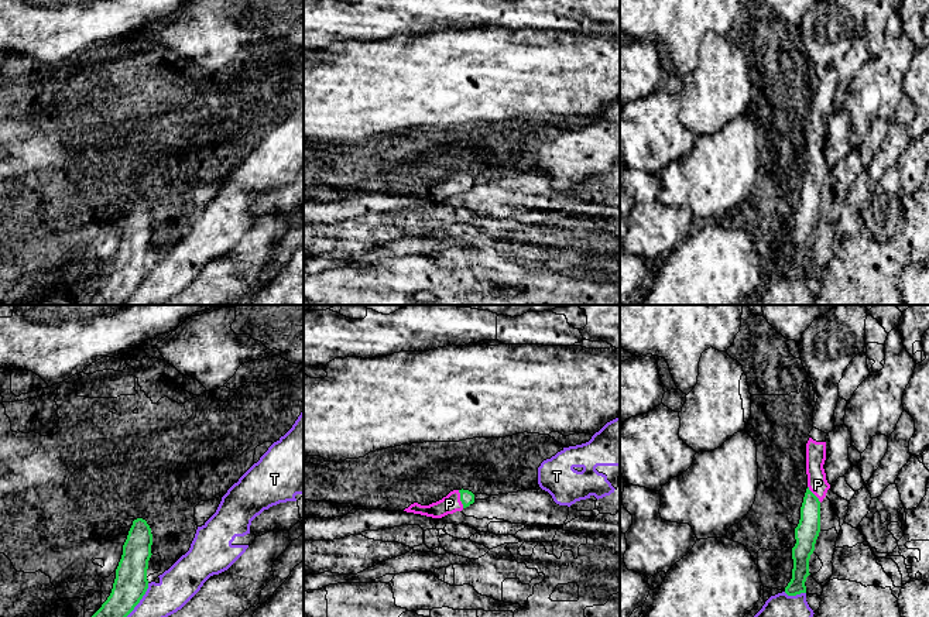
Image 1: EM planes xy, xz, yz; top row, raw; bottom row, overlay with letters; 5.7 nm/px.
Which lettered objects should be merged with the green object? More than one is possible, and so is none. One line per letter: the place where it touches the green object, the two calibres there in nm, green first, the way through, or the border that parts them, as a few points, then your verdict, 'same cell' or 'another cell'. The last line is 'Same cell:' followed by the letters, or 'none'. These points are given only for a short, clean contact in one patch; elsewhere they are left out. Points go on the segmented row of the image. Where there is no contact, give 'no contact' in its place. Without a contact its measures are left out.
P: contact xz (460, 499); calibres 80 and 110 nm; way xz (466, 497), (460, 499), (449, 504); same cell
T: contact yz (795, 595); calibres 110 and 140 nm; border yz (784, 592), (788, 595), (805, 593); another cell
Same cell: P

